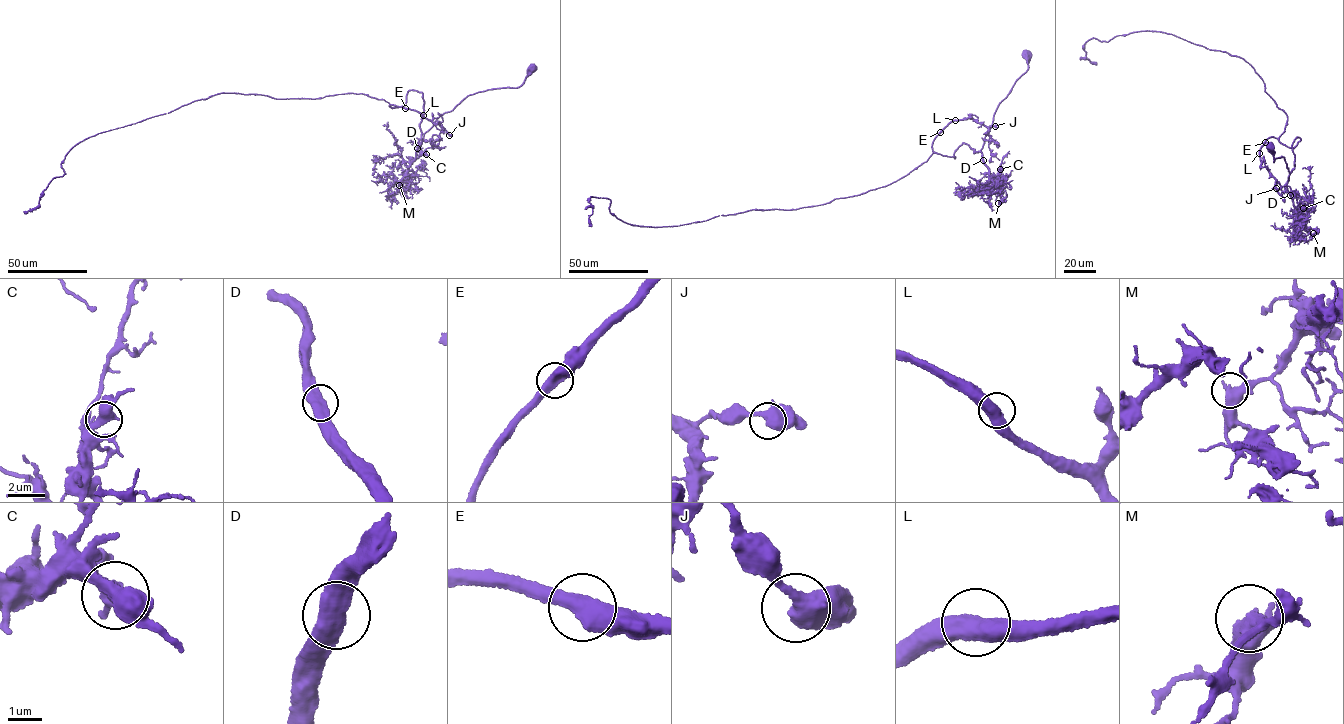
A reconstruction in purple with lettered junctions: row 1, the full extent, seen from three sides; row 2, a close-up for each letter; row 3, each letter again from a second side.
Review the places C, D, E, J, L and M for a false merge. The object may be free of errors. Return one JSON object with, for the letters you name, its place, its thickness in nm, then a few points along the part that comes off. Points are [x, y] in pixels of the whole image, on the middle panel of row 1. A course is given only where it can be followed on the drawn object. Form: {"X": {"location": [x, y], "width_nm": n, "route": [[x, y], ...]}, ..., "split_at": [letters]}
{"split_at": []}

